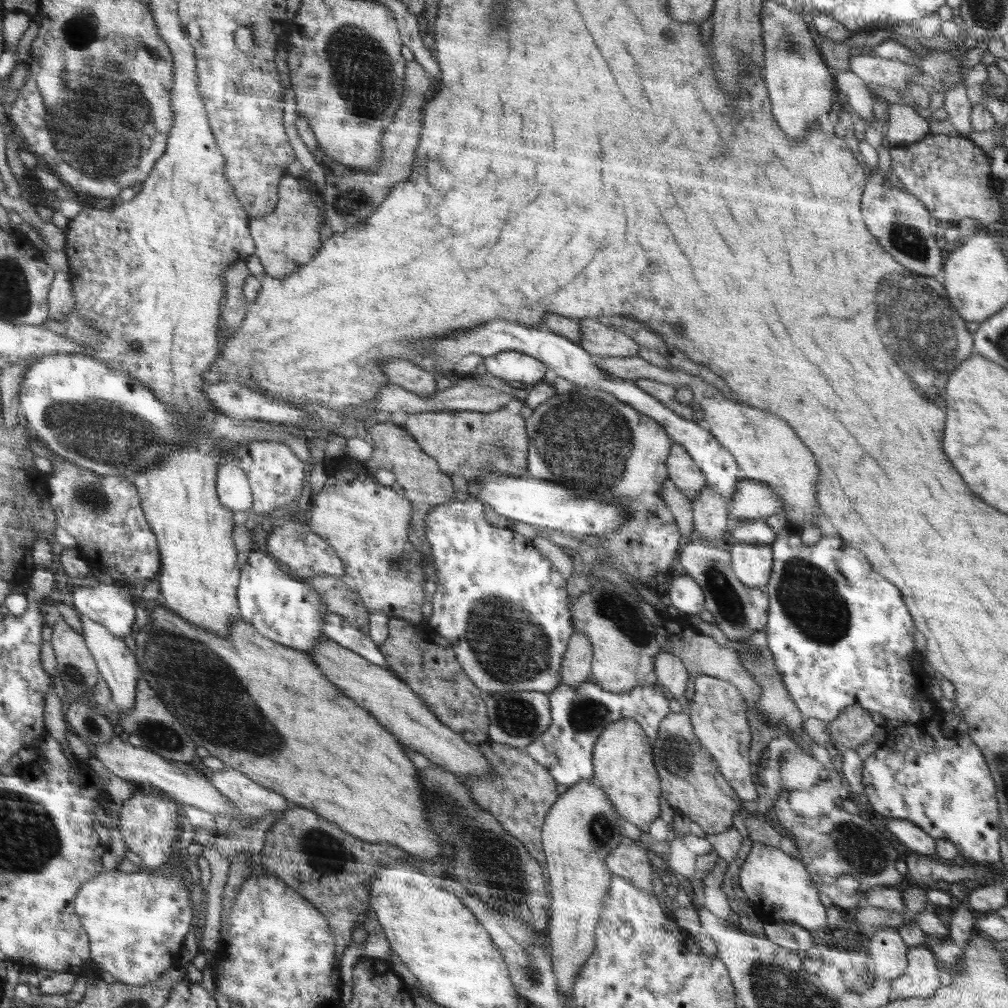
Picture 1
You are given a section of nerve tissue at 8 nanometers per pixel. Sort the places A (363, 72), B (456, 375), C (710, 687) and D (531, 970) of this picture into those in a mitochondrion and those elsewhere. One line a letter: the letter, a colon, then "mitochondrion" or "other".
A: mitochondrion
B: other
C: other
D: mitochondrion

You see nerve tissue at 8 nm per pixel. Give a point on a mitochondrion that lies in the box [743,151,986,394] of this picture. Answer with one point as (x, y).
(904, 235)

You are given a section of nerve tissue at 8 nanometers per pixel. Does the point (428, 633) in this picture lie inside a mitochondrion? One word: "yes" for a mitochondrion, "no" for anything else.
no

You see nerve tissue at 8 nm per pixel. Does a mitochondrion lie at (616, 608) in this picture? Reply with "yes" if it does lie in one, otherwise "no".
yes

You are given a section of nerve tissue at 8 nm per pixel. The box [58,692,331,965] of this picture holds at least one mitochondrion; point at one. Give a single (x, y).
(91, 726)

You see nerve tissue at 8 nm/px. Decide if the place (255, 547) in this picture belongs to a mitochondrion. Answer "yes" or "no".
no

